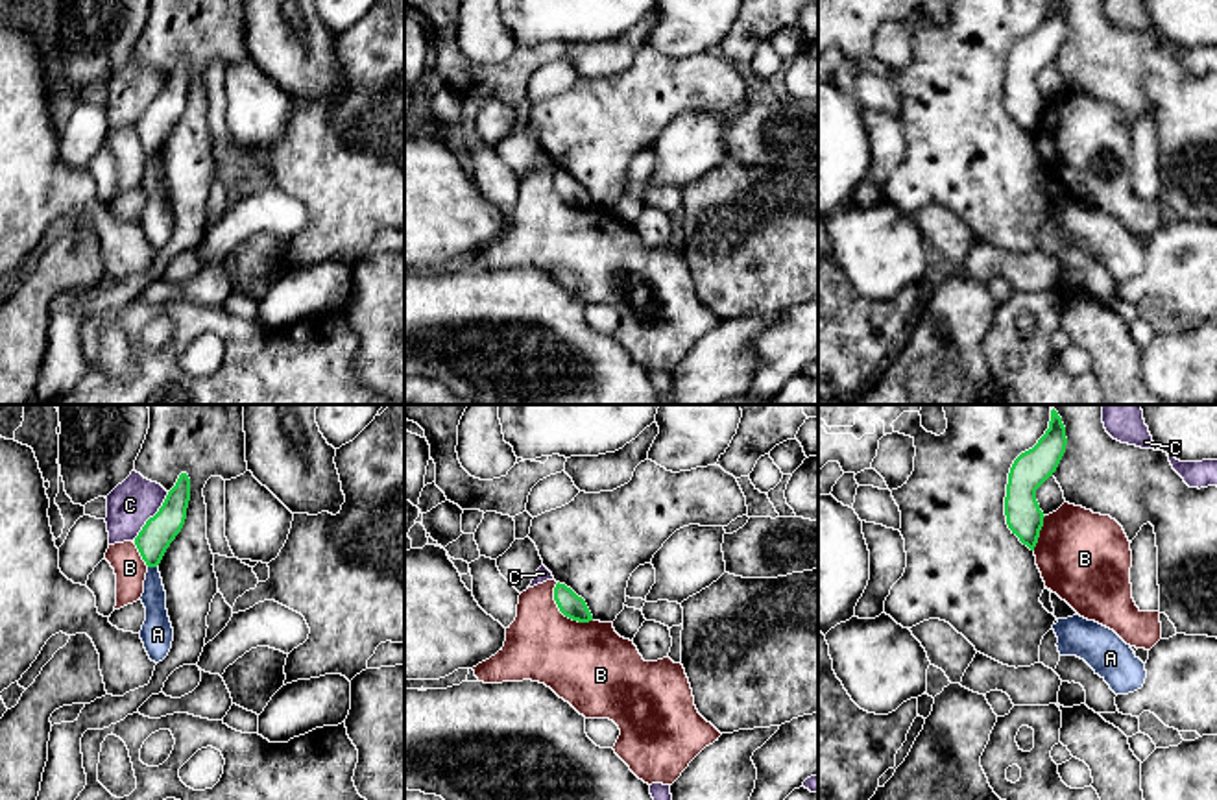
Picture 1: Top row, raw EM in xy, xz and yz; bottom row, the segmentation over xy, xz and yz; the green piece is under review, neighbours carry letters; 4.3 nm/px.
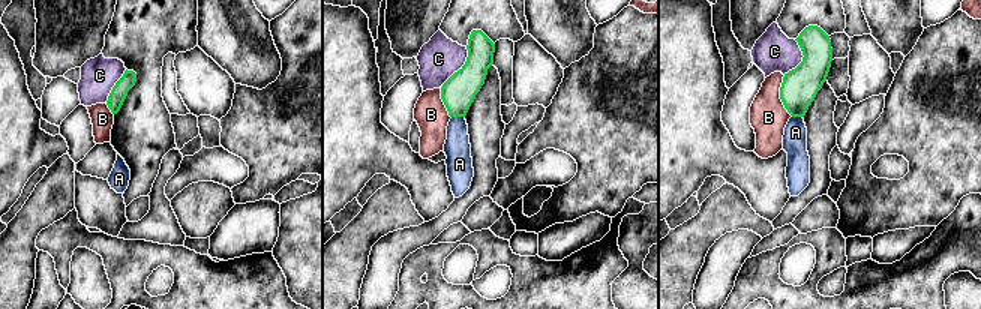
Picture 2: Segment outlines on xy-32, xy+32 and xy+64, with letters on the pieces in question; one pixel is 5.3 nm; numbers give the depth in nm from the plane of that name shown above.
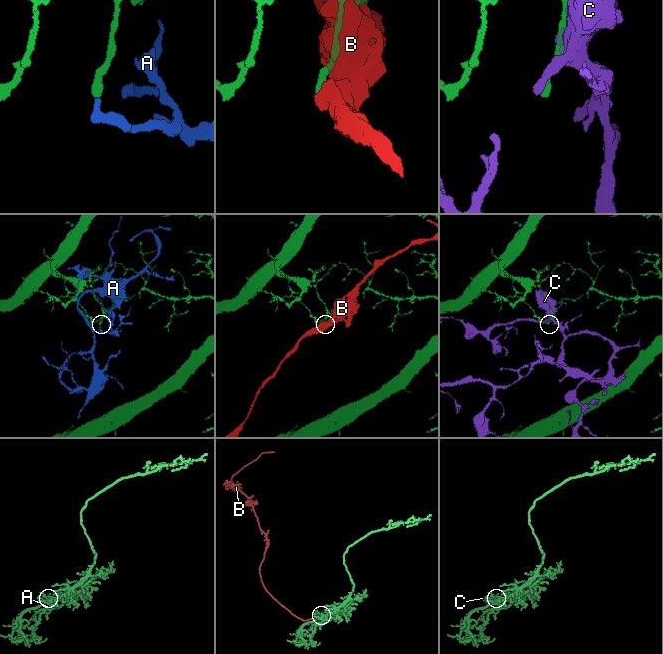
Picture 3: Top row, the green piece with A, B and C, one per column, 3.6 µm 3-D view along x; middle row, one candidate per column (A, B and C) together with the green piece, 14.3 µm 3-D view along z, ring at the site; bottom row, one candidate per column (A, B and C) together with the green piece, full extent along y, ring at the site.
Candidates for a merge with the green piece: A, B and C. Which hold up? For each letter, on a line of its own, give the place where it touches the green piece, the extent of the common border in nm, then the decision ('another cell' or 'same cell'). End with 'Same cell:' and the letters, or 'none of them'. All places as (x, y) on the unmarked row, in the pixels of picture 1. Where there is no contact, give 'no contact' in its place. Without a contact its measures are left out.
A: contact xy (152, 152); length 40 nm; another cell
B: contact xz (562, 198); length 240 nm; another cell
C: contact xy (150, 104); length 280 nm; another cell
Same cell: none of them

